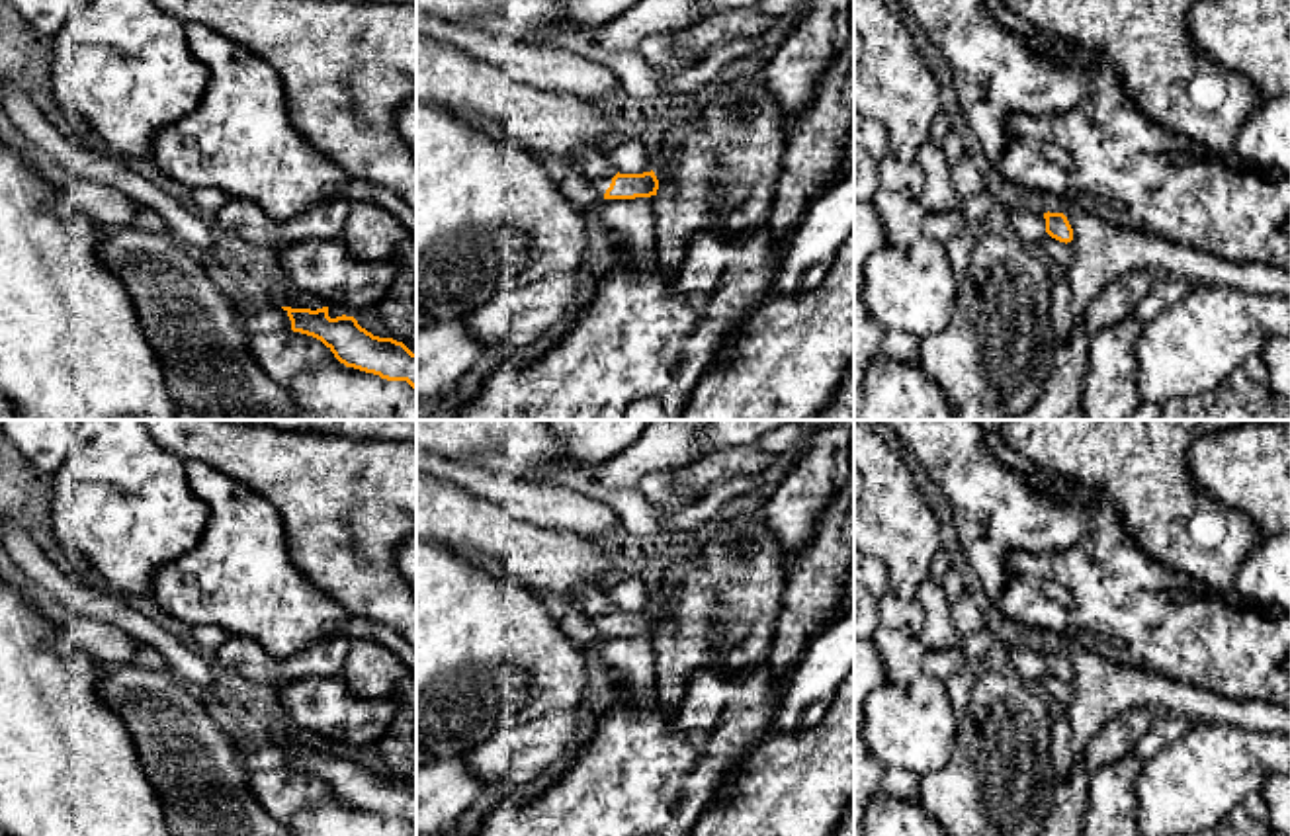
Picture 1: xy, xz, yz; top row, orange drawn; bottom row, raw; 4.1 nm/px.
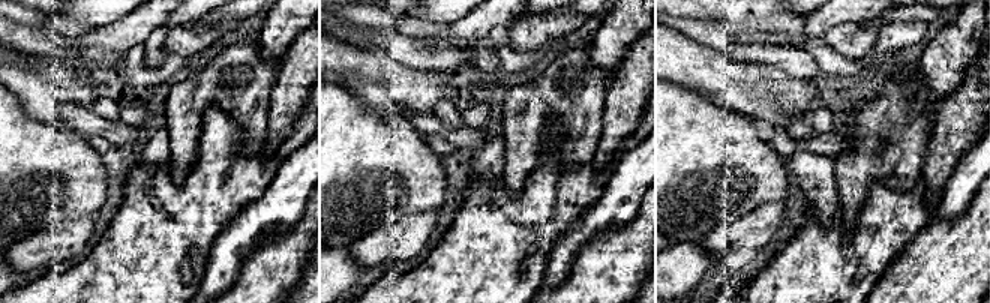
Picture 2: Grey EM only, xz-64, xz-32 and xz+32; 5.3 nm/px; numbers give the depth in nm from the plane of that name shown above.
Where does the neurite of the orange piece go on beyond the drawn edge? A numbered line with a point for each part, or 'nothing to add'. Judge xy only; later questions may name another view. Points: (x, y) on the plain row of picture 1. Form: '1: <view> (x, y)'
nothing to add

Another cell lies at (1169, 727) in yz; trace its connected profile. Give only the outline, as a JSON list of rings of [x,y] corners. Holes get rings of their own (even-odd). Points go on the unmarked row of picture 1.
[[[1161,713],[1132,752],[1145,762],[1159,754],[1173,740],[1184,736],[1192,725],[1194,721],[1179,713]]]

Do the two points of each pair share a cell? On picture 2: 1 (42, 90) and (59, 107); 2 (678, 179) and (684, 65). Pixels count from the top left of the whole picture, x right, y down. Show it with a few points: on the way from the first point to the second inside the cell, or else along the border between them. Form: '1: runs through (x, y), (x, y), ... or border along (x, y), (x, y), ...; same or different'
1: runs through (47, 95), (54, 102); same
2: border along (671, 81), (704, 95); different

